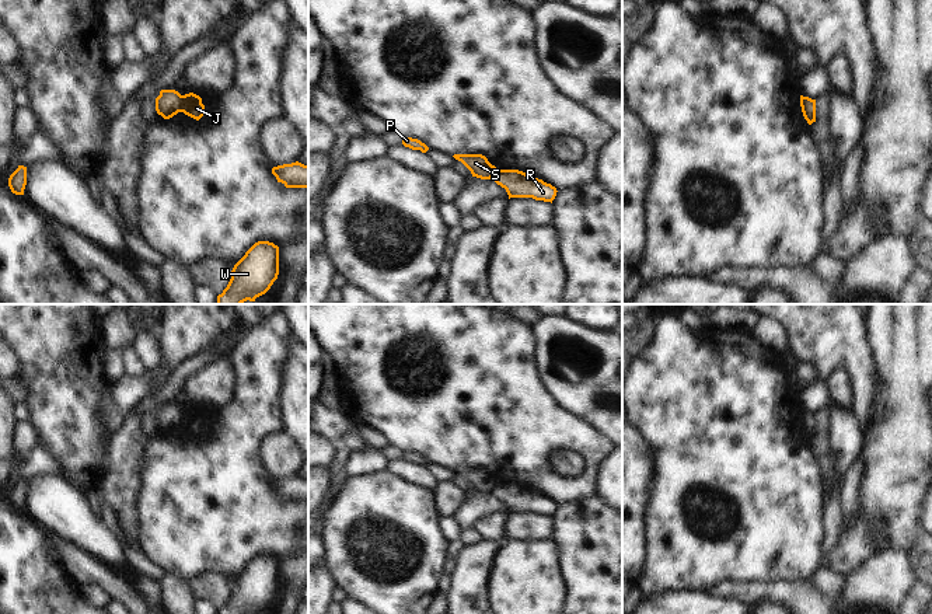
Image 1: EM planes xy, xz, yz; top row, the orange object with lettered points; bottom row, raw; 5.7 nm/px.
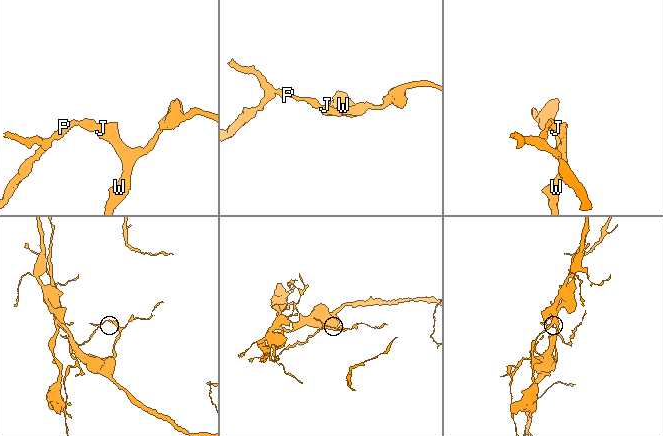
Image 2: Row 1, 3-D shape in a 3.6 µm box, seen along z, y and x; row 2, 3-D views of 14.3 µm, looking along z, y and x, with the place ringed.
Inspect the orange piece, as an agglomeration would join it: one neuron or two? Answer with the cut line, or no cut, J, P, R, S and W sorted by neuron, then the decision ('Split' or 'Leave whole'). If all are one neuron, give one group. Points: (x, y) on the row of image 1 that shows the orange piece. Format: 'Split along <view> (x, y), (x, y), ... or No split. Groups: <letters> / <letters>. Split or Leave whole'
Split along xy (184, 96), (184, 104), (180, 111). Groups: J R W / P S. Split.

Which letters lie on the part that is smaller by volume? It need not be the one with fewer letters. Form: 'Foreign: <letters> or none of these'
Foreign: P, S.

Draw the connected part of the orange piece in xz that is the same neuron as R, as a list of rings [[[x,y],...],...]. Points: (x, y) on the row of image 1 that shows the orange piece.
[[[496,170],[492,179],[506,189],[510,198],[533,198],[551,202],[556,196],[556,188],[519,170]]]

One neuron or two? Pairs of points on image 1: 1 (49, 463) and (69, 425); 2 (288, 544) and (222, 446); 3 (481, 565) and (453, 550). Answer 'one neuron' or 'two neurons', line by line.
1: two neurons
2: one neuron
3: two neurons

